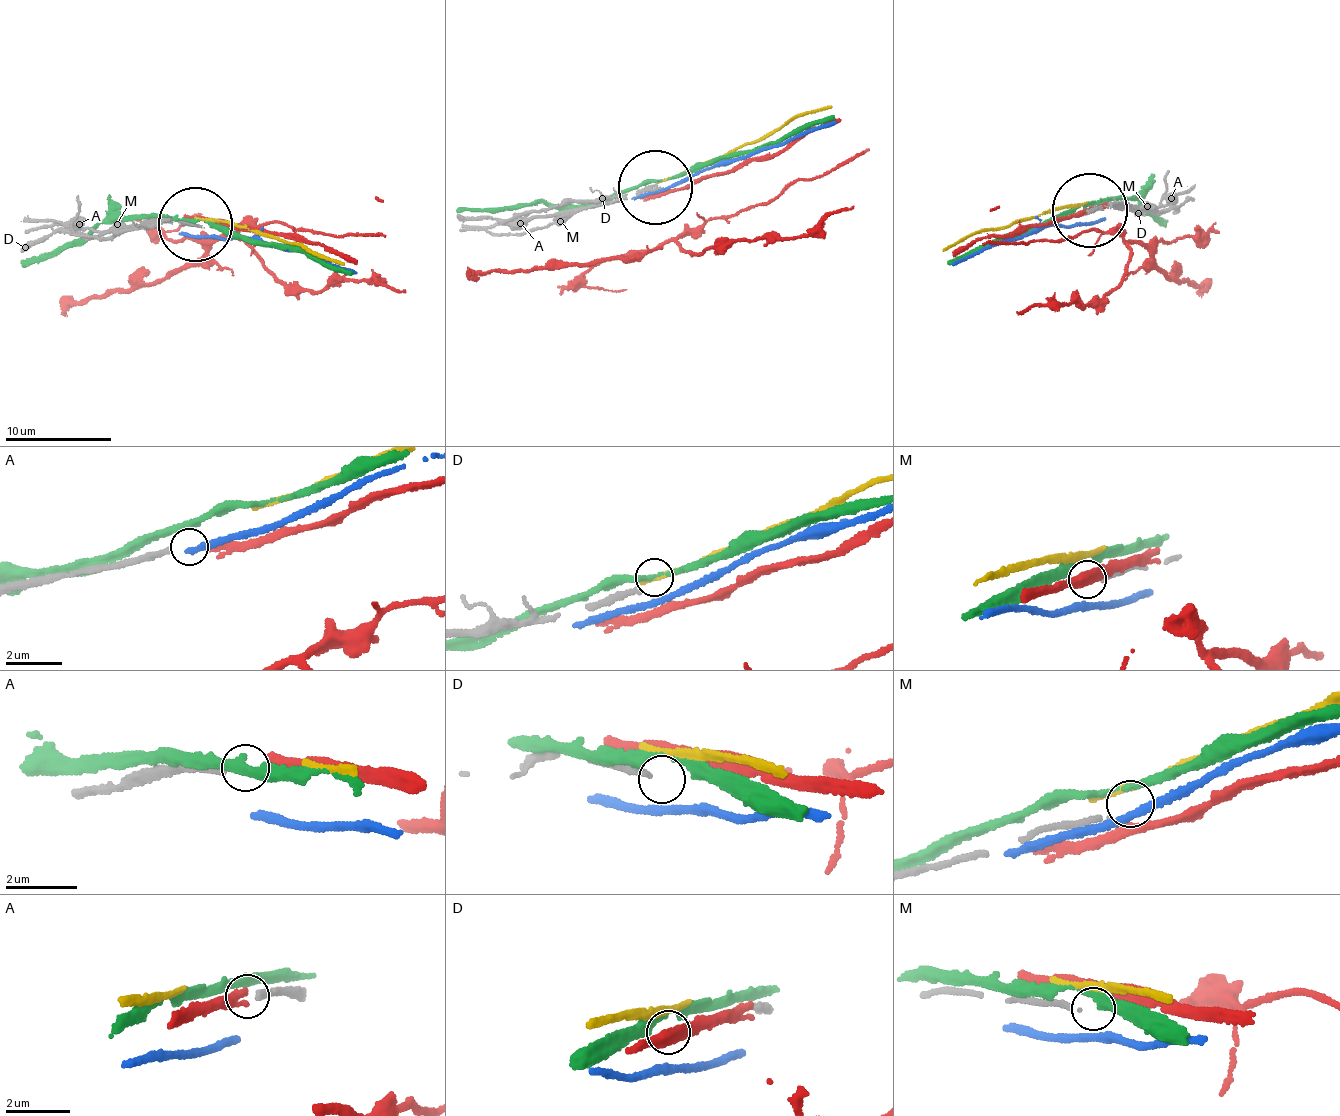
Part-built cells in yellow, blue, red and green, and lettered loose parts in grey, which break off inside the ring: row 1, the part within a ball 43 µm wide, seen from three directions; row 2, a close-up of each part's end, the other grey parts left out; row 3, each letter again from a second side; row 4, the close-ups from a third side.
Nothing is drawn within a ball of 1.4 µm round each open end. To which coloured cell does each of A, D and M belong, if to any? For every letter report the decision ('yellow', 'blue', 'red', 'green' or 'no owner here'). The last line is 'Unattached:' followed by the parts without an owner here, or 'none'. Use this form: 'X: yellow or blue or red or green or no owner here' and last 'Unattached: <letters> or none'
A: no owner here
D: no owner here
M: no owner here
Unattached: A, D, M

